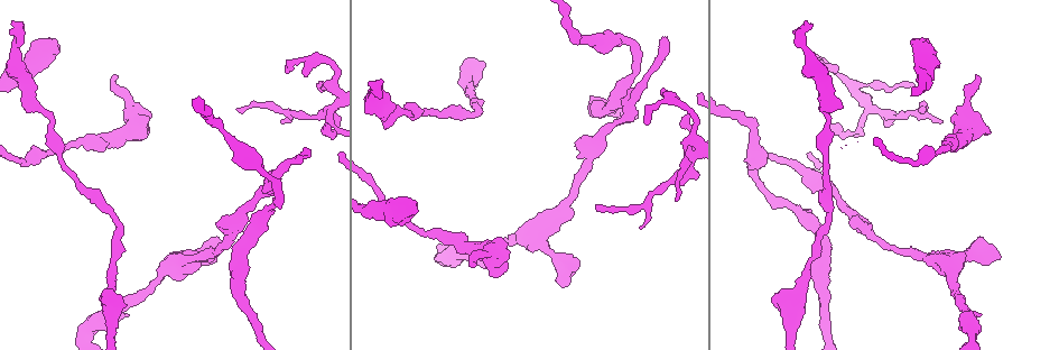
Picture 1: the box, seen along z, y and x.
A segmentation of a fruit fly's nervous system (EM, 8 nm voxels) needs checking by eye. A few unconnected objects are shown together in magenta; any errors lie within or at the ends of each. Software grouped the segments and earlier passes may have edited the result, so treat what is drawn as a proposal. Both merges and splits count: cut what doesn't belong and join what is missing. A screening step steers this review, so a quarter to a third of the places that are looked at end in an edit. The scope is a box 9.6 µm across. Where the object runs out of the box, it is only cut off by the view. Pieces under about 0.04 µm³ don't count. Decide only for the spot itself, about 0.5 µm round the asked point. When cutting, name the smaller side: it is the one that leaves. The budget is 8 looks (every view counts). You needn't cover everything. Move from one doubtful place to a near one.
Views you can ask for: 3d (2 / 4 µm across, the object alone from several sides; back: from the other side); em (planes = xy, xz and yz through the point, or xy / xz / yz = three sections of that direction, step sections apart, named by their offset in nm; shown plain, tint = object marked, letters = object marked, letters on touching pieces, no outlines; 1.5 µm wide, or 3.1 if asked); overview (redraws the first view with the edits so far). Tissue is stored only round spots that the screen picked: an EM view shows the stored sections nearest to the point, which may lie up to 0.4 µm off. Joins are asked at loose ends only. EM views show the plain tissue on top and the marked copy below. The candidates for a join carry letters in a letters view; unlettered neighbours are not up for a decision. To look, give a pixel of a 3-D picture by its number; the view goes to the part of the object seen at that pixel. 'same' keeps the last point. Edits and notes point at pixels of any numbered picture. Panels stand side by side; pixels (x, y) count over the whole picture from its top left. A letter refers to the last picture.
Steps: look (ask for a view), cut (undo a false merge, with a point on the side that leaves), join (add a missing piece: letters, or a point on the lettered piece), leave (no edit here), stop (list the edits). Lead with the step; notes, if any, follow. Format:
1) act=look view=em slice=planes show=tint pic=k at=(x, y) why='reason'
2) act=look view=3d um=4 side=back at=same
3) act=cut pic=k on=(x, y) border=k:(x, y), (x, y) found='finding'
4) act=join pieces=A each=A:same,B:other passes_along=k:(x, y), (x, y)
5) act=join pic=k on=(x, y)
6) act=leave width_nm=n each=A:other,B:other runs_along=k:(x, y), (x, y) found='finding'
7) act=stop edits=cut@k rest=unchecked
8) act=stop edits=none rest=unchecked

act=look view=em slice=planes show=letters pic=1 at=(662, 38) why='free end'

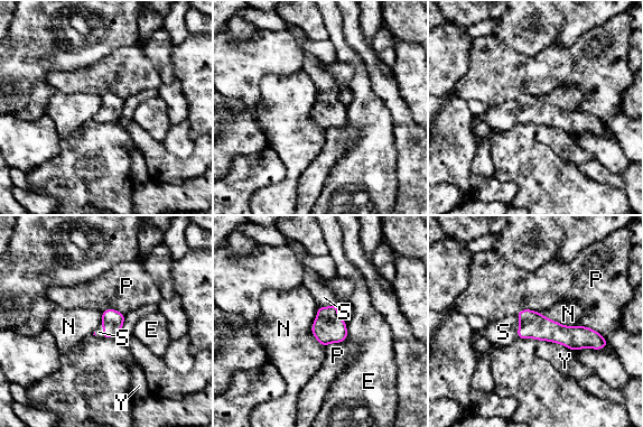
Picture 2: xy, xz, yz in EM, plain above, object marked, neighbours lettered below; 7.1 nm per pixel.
act=join pieces=S longest_contact=N:300nm each=E:other,N:other,P:other,S:same,Y:other found='the neuron continues'

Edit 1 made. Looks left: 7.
act=look view=em slice=xy step=4 show=letters pic=1 at=(645, 125) why='free end'

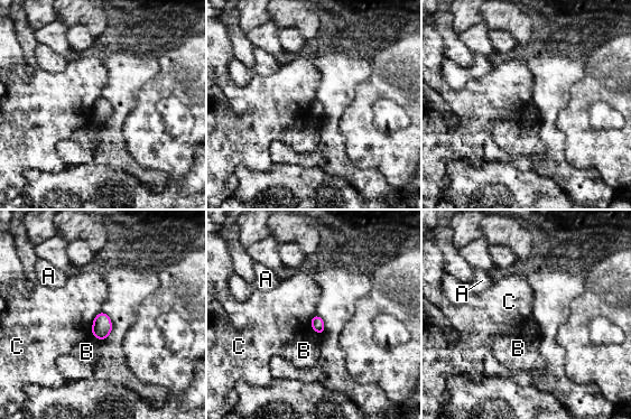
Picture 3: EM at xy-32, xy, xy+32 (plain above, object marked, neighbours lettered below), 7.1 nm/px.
act=leave each=A:other,B:other,C:other found='no lettered piece goes on from it'

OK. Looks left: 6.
act=look view=em slice=xy step=4 show=tint pic=1 at=(320, 83)

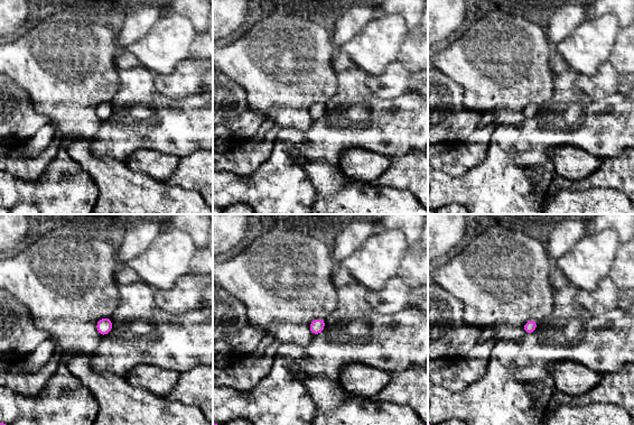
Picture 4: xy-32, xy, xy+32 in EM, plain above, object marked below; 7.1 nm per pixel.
act=look view=em slice=planes show=letters at=same why='another direction'

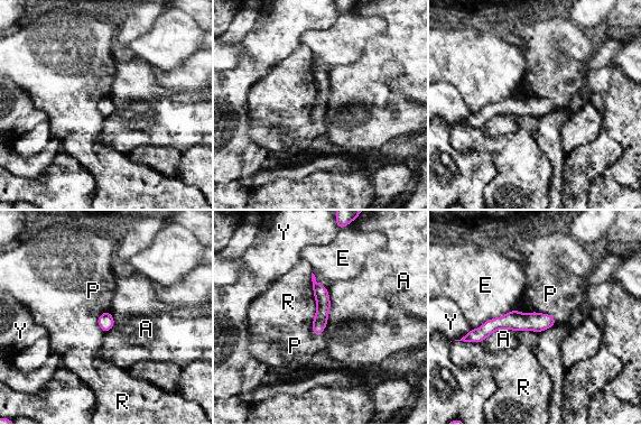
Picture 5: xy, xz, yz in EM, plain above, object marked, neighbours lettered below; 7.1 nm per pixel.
act=leave width_nm=100 longest_contact=R:360nm each=A:other,E:other,P:other,R:other,Y:other found='none of them fits'

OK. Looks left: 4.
act=stop edits=join@2 rest=unchecked

